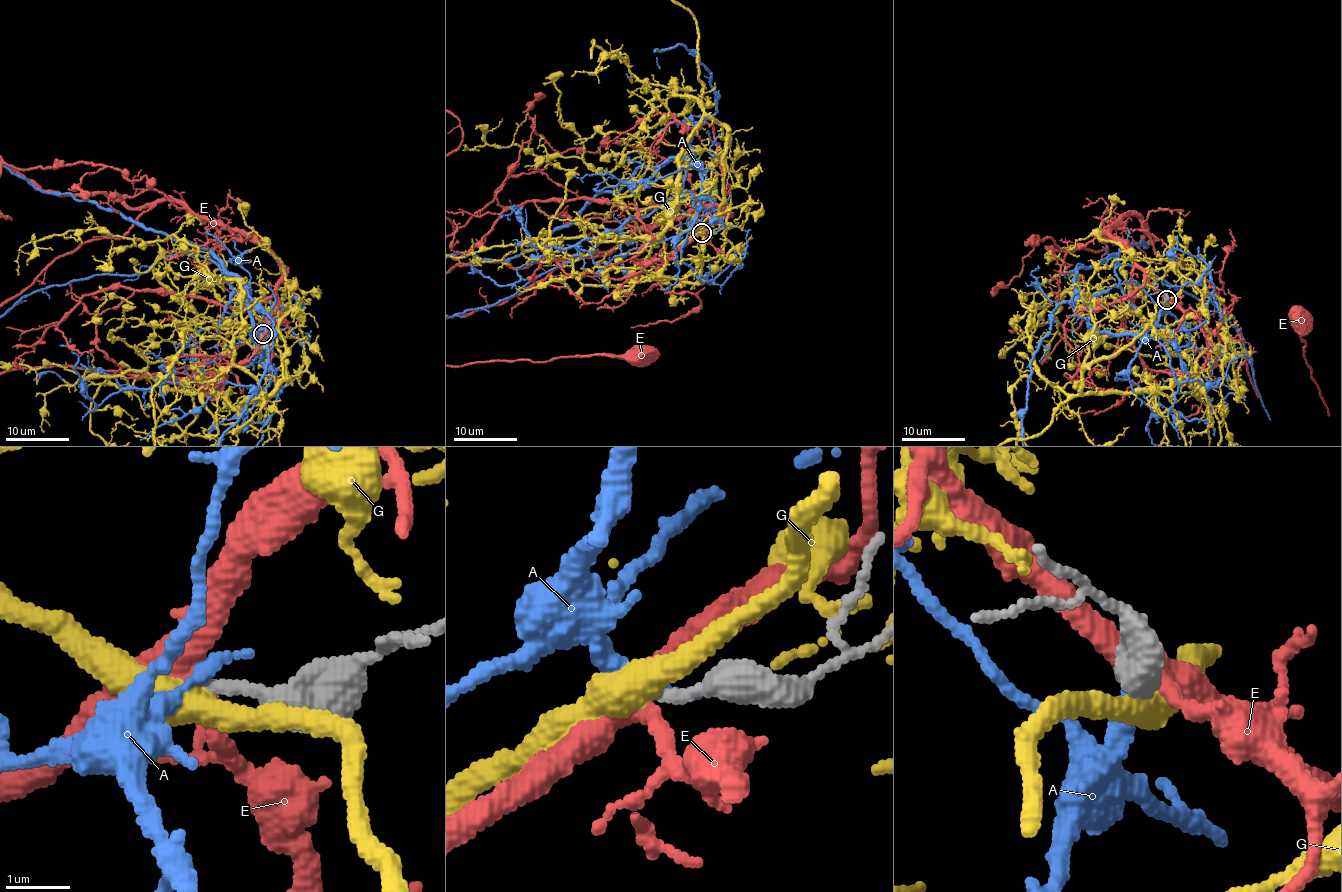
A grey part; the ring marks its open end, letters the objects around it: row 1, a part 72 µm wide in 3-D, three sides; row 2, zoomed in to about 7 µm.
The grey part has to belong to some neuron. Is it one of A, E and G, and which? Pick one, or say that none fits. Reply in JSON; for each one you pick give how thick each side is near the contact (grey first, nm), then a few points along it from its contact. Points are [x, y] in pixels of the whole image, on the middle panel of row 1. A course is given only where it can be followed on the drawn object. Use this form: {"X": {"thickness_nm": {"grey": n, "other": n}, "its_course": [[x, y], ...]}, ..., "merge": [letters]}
{"merge": []}

